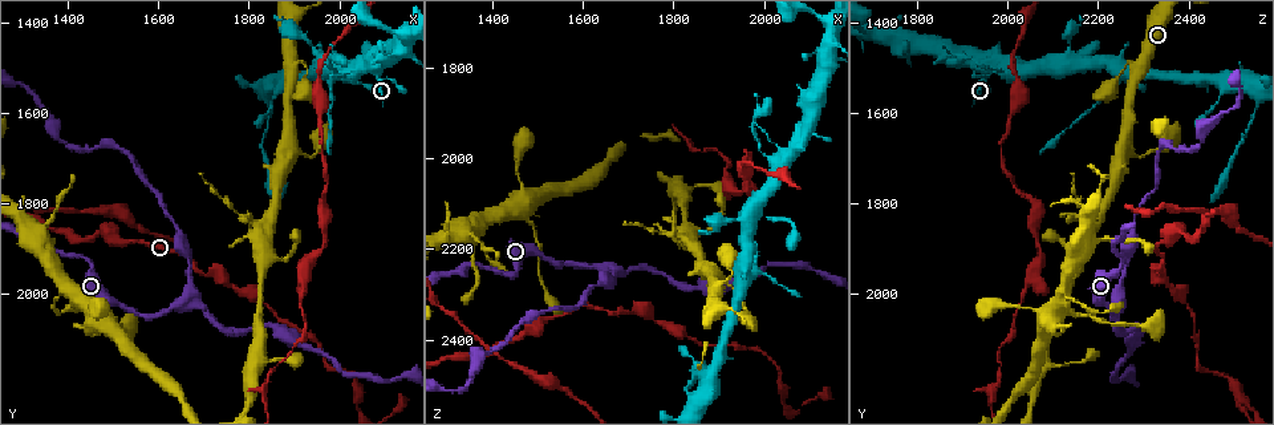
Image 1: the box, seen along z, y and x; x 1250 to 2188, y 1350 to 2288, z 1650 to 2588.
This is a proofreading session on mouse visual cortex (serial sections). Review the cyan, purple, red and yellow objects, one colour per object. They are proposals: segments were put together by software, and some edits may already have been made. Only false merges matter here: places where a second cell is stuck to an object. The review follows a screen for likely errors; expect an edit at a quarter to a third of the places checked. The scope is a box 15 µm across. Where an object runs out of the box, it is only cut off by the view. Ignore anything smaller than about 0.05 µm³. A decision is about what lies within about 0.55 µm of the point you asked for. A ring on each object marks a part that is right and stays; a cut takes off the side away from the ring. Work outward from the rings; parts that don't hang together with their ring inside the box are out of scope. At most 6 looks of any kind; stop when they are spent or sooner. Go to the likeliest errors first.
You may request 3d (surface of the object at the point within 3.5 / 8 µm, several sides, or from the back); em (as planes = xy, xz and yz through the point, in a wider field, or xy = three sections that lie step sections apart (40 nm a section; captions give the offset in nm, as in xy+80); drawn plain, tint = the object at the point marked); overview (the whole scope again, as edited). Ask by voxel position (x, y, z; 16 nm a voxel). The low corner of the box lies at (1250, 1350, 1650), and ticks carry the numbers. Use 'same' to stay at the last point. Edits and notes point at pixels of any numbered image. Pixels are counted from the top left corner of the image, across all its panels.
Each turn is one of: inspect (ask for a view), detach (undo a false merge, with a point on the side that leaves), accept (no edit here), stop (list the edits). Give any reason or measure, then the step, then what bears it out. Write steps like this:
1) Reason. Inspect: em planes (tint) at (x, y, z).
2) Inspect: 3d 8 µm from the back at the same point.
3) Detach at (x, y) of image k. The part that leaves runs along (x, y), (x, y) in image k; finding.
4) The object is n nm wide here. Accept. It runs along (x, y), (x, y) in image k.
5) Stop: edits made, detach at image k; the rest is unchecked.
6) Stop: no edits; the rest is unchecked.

Thick turns thin. Inspect: 3d 3.5 µm at (1980, 1565, 2215).

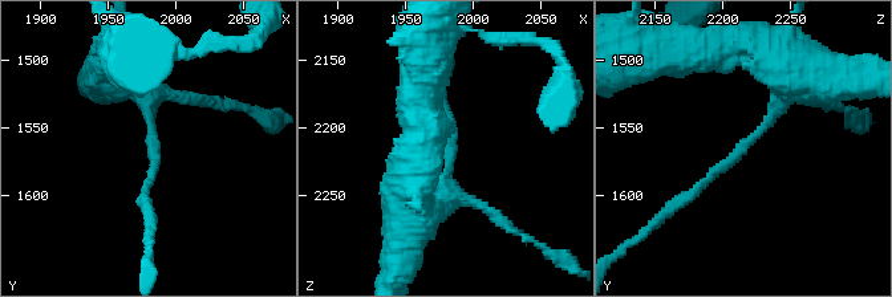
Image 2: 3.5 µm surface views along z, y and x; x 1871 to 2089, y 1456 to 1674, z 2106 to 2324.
The arms are 100, 350 nm wide; now the EM. Inspect: em xy step 2 (tint) at (1984, 1558, 2220).

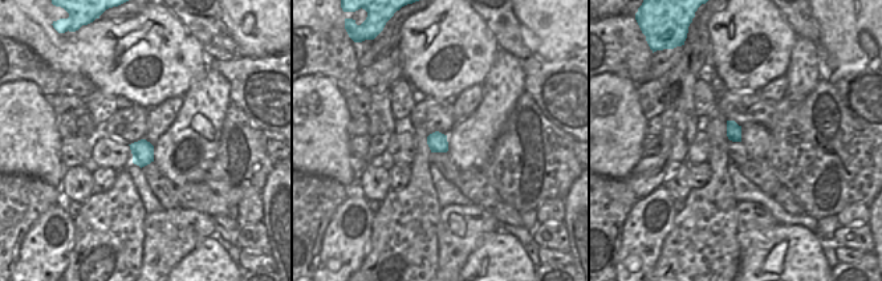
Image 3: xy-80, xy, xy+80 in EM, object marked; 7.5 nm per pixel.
The object is 140 nm wide here. Accept. It runs along (793, 74), (738, 155), (684, 196) in image 2; one cell here.

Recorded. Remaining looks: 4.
Calibre changes. Inspect: 3d 3.5 µm at (1845, 1590, 2545).

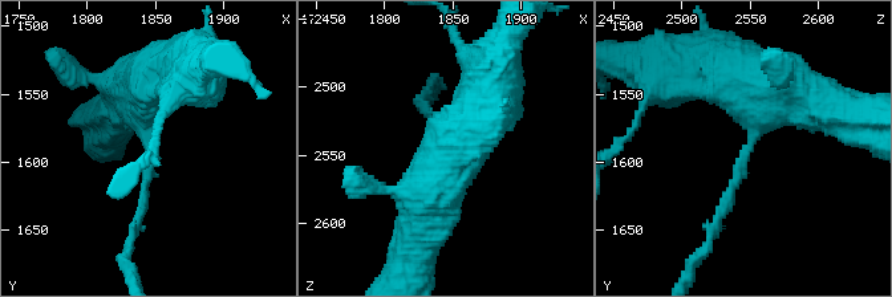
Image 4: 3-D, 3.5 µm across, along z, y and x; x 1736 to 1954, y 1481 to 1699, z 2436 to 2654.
The arms are 150, 700 nm wide. Inspect: em xy step 3 (plain) at (1846, 1588, 2550).

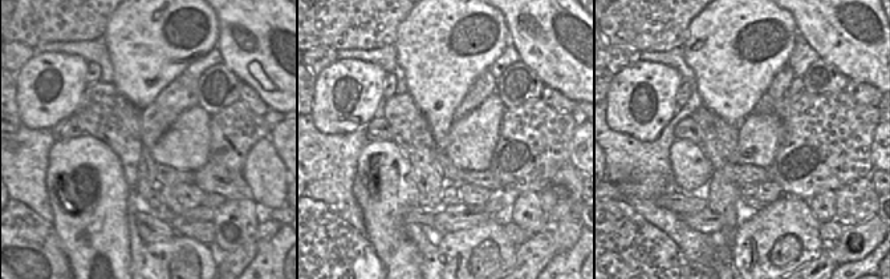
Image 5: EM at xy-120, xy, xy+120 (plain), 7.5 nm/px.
Inspect: em xy step 3 (tint) at the same point.

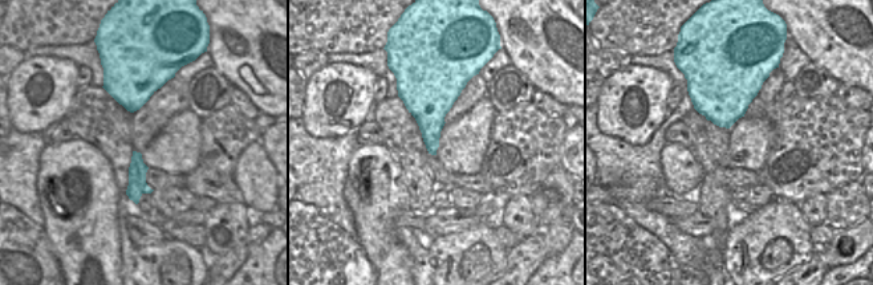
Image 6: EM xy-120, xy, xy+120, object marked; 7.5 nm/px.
Detach at (716, 226) of image 4. The part that leaves runs along (734, 187), (690, 276) in image 4; a second cell is stuck on.

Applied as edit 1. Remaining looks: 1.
Stop: edits made, detach at image 4; the rest is unchecked.

